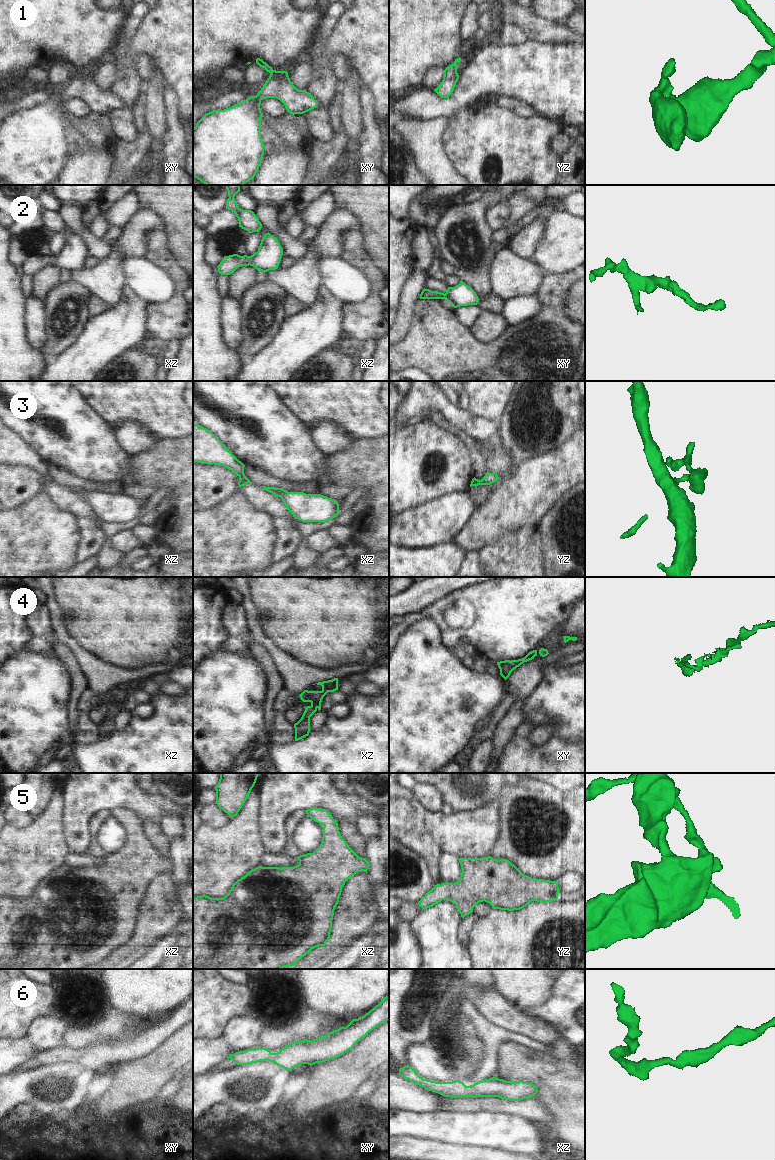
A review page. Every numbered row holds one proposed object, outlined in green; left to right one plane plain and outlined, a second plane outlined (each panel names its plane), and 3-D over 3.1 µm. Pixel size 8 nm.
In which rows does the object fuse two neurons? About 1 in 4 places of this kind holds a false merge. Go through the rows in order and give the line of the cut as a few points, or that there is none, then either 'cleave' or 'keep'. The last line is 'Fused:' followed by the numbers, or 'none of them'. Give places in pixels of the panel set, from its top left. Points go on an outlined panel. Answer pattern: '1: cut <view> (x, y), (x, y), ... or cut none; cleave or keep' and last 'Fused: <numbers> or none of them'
1: cut none; keep
2: cut none; keep
3: cut none; keep
4: cut none; keep
5: cut none; keep
6: cut none; keep
Fused: none of them

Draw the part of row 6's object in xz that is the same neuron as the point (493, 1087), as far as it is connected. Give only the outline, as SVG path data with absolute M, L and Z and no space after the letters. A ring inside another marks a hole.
M408 1064L398 1073L405 1079L444 1097L499 1097L509 1101L529 1099L537 1094L537 1087L528 1082L512 1082L492 1077L466 1086L463 1082L436 1082L420 1077Z

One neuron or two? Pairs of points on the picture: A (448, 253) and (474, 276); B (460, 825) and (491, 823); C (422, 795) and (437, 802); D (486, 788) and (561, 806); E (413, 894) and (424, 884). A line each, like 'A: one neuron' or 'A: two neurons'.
A: one neuron
B: one neuron
C: one neuron
D: two neurons
E: one neuron

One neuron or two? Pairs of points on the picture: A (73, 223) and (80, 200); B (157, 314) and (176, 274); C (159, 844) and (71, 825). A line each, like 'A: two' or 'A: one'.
A: two
B: one
C: two

